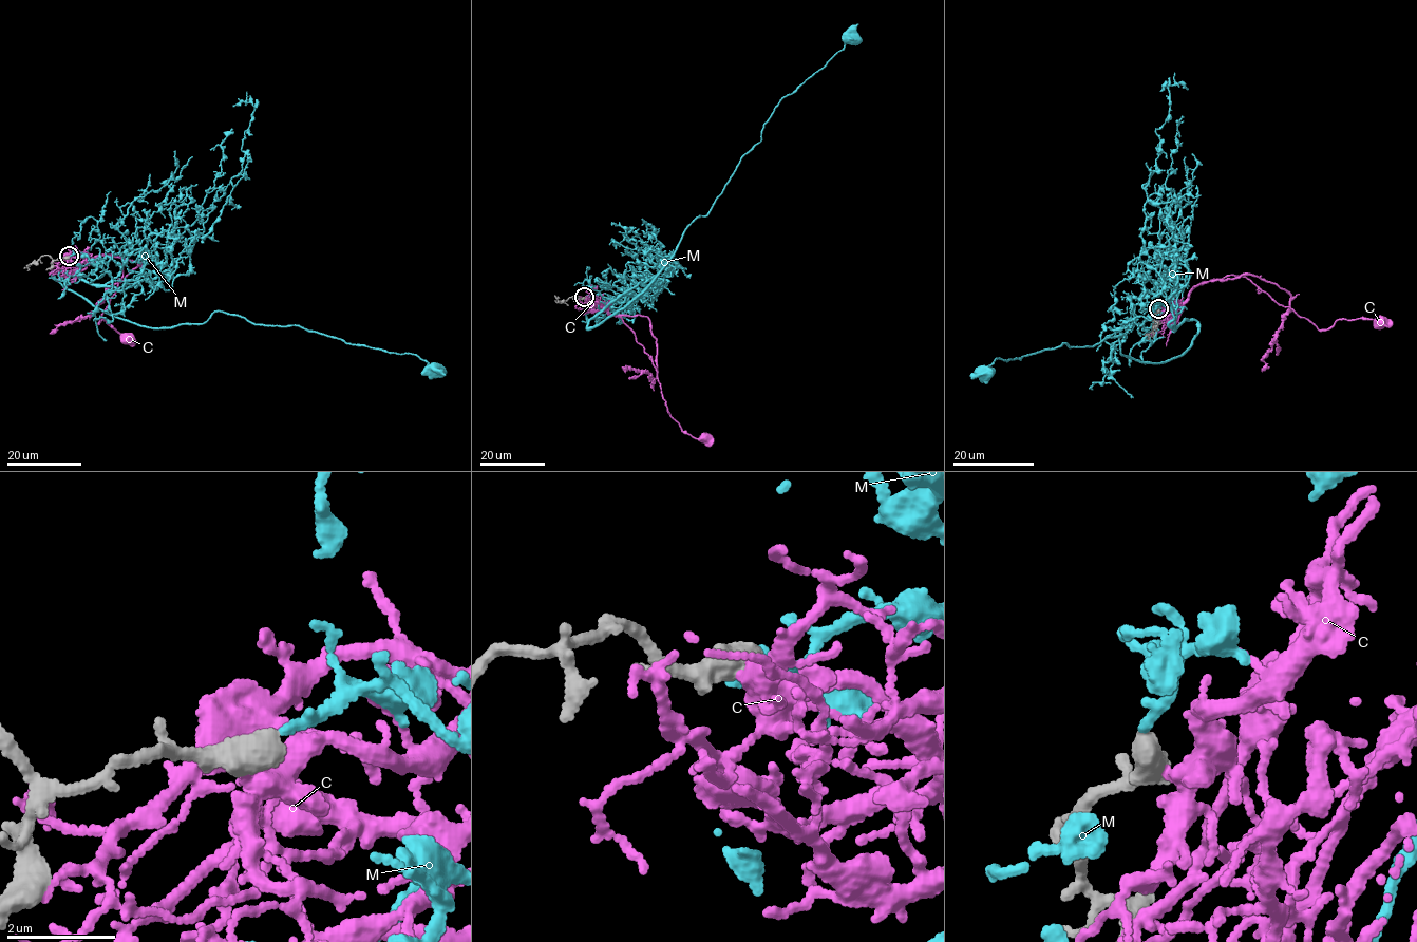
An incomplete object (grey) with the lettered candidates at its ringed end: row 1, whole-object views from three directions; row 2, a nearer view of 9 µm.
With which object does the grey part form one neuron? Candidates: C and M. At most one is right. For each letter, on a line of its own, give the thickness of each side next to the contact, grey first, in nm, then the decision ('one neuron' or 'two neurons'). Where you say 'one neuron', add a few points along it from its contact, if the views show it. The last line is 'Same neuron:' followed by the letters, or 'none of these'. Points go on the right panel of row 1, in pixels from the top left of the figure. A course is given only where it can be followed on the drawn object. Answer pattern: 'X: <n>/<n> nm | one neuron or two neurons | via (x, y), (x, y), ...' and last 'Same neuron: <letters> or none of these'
C: 600/260 nm | two neurons
M: 550/180 nm | one neuron | via (1158, 308), (1183, 308), (1173, 325), (1200, 327), (1178, 356), (1128, 357), (1121, 334), (997, 358), (983, 374)
Same neuron: M

